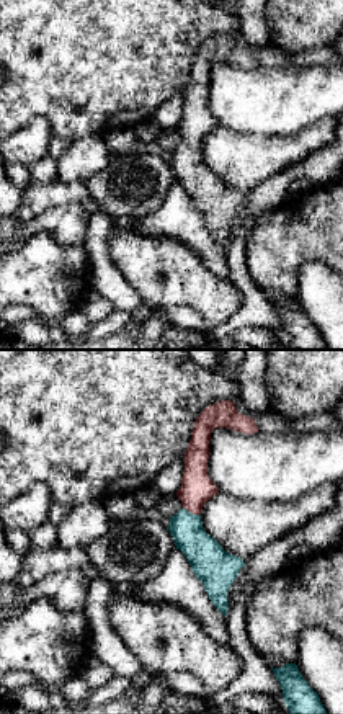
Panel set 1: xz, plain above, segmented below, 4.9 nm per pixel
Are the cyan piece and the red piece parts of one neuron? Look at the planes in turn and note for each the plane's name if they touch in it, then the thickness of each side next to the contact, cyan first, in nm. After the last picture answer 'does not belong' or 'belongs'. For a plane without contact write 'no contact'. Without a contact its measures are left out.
contact in xz; calibres 180 and 160 nm

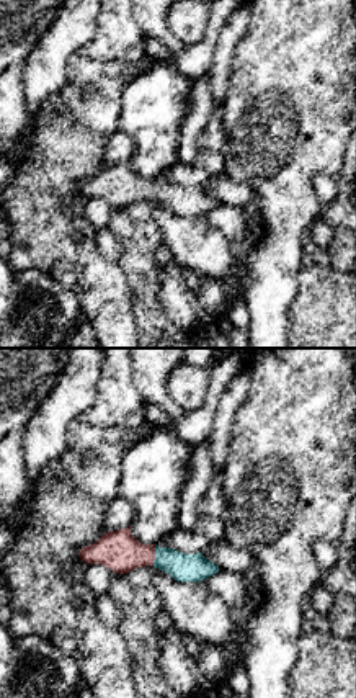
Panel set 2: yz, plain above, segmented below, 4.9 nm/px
contact in yz; calibres 140 and 200 nm

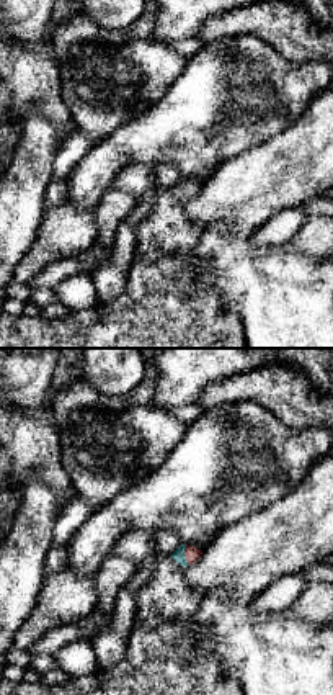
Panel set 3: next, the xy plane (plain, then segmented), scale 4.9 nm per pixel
contact in xy; calibres 60 and 70 nm

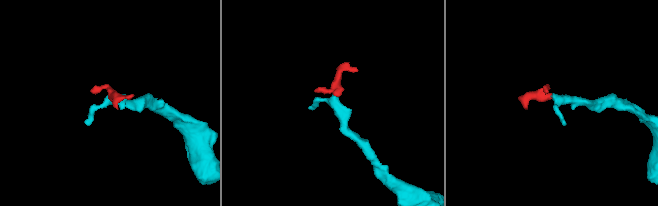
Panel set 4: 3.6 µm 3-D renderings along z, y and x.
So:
belongs

